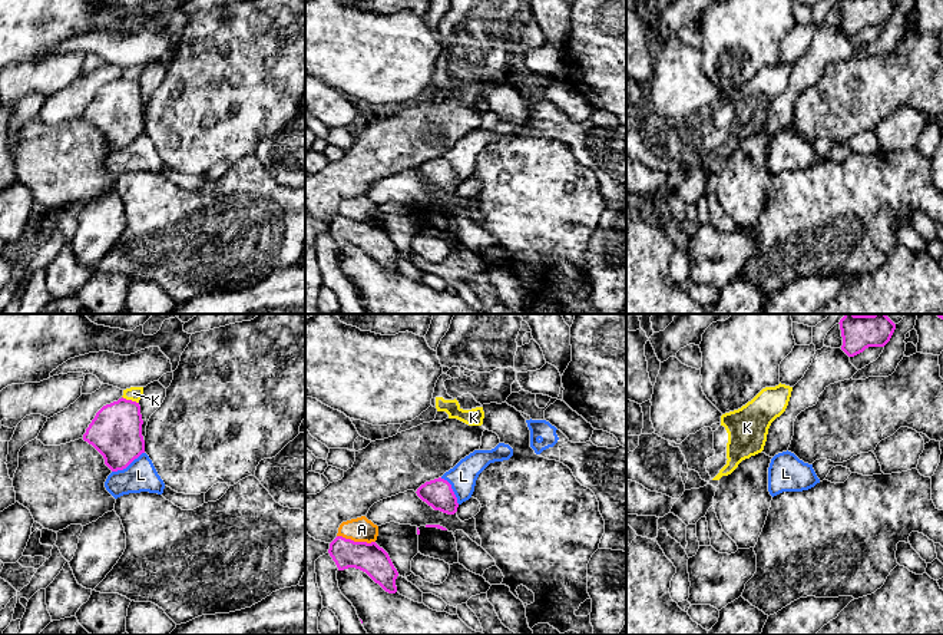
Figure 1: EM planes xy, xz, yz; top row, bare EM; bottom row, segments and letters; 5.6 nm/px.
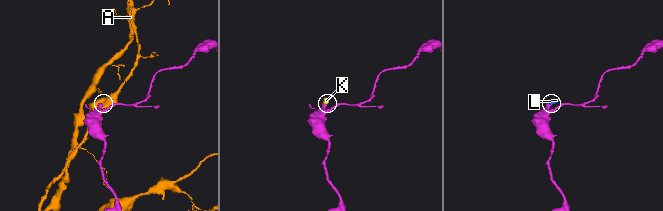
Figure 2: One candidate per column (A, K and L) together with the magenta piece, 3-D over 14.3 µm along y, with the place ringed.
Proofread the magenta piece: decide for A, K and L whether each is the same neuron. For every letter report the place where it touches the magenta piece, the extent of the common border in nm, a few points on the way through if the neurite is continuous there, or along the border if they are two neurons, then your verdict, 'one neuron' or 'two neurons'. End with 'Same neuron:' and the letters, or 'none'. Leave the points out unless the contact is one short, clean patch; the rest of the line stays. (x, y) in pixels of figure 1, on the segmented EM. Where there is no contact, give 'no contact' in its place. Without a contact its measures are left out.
A: xz (356, 542) | 220 nm | two neurons
K: xy (131, 400) | 100 nm | along xy (122, 396), (138, 403) | two neurons
L: xy (128, 465) | 220 nm | along xy (144, 452), (125, 468), (112, 472) | two neurons
Same neuron: none

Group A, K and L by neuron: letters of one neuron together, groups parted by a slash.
A / K / L

